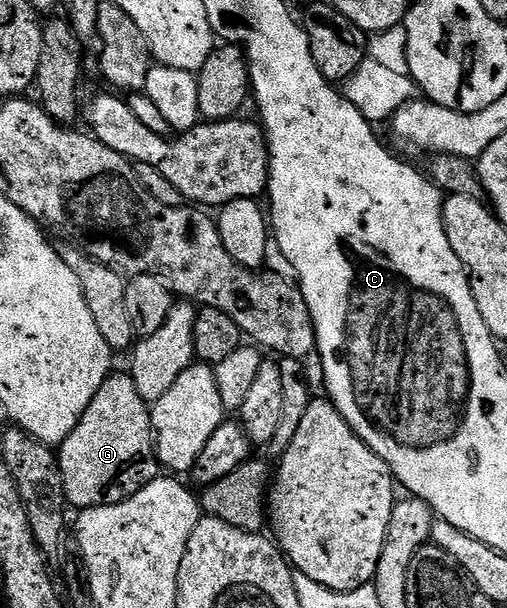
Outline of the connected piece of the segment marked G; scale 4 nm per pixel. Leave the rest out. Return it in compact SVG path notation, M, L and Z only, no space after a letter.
M113 372L98 387L98 395L90 399L78 427L58 447L58 460L64 500L76 511L122 503L161 476L150 405L138 395L131 375Z

